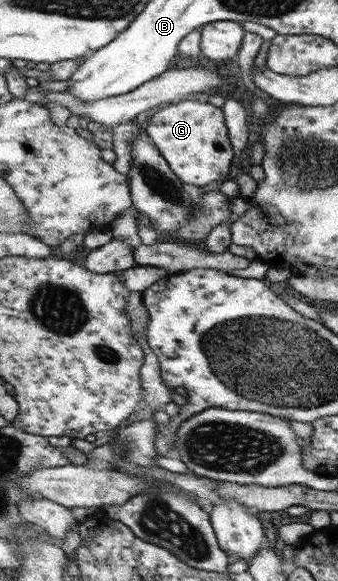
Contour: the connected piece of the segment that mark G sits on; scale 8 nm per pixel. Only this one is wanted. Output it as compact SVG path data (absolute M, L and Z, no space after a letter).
M186 99L170 104L149 119L145 131L183 183L204 187L223 181L224 177L228 177L228 171L232 171L230 163L235 151L228 139L224 111L212 103Z

